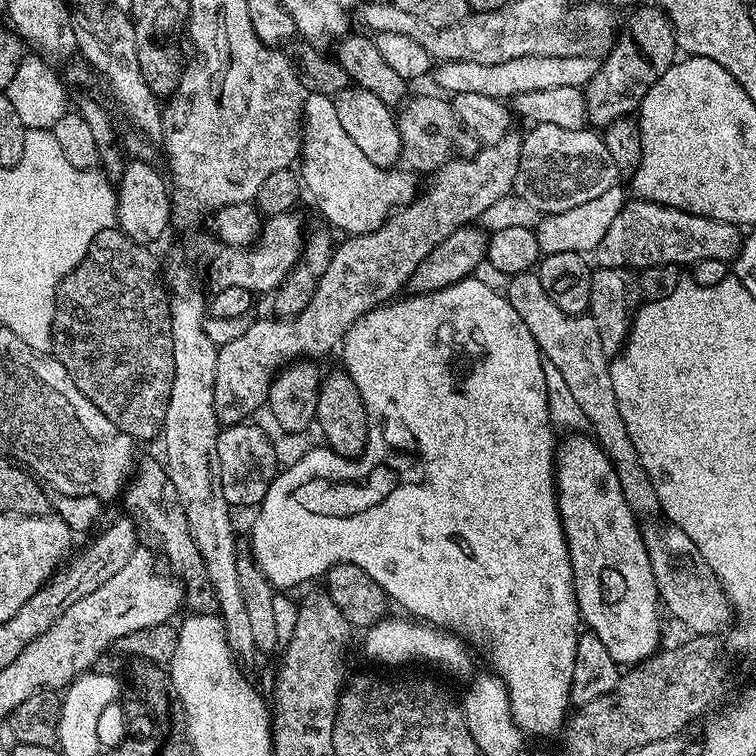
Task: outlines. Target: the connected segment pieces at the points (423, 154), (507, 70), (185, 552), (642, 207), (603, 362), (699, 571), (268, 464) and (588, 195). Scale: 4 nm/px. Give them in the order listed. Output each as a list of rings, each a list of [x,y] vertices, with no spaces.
[[[413,95],[405,99],[395,117],[398,134],[401,135],[399,163],[415,174],[434,173],[457,157],[473,156],[478,151],[476,137],[457,120],[451,103],[443,95],[435,95],[416,97]]]
[[[595,55],[571,56],[570,58],[510,58],[510,62],[470,62],[469,60],[445,60],[437,63],[434,77],[441,93],[444,94],[482,94],[487,98],[503,102],[511,101],[513,96],[530,90],[550,90],[550,86],[574,86],[583,89],[591,80],[598,67]]]
[[[146,460],[139,466],[128,488],[126,504],[145,547],[151,548],[153,553],[159,554],[162,558],[164,556],[171,566],[169,569],[181,580],[185,588],[187,605],[191,605],[191,609],[196,612],[207,609],[204,607],[208,604],[210,606],[214,597],[207,585],[205,564],[189,530],[184,507],[181,506],[174,484],[170,482],[168,471],[161,461]]]
[[[652,200],[632,201],[607,221],[602,242],[594,253],[601,268],[661,268],[663,264],[700,264],[703,260],[735,261],[740,255],[742,228],[698,214],[667,208]]]
[[[535,271],[520,272],[517,276],[511,277],[507,284],[506,295],[510,306],[514,306],[518,318],[522,318],[522,322],[526,322],[526,330],[530,330],[530,334],[534,334],[534,342],[539,346],[541,356],[545,360],[554,362],[554,366],[558,366],[562,378],[568,383],[570,391],[574,393],[574,399],[578,402],[578,410],[582,410],[587,427],[589,429],[592,427],[591,435],[610,458],[610,462],[618,474],[618,482],[622,485],[622,498],[626,502],[626,506],[630,506],[630,510],[637,518],[659,517],[661,511],[658,494],[638,458],[638,450],[634,450],[634,442],[630,442],[630,438],[626,434],[626,422],[622,422],[622,413],[618,411],[618,398],[614,398],[614,378],[612,377],[610,357],[602,346],[602,334],[598,334],[598,326],[594,326],[594,318],[590,314],[571,316],[558,310],[558,306],[554,306],[554,302],[550,302],[546,290],[542,290],[542,282]]]
[[[660,522],[649,523],[652,525],[643,529],[644,545],[648,548],[648,557],[650,566],[654,570],[654,582],[660,595],[660,603],[666,609],[667,615],[669,612],[678,623],[685,624],[689,628],[689,633],[698,636],[714,636],[723,633],[723,628],[728,623],[730,623],[729,625],[733,623],[734,613],[732,603],[728,601],[728,596],[722,590],[714,570],[710,570],[706,558],[702,558],[701,552],[698,551],[698,546],[694,546],[694,542],[690,542],[690,537],[678,525],[668,522],[663,528],[662,525],[656,523]]]
[[[256,422],[230,424],[219,429],[216,442],[218,466],[220,467],[222,494],[229,506],[259,505],[278,471],[276,448],[272,445],[271,438],[258,425],[252,423]]]
[[[537,124],[529,129],[528,133],[523,133],[520,145],[520,161],[514,189],[517,195],[530,202],[541,214],[571,210],[573,206],[582,206],[582,202],[609,195],[608,191],[615,186],[618,173],[614,166],[614,158],[610,158],[610,150],[606,150],[599,131],[584,128],[566,130],[562,126],[549,124]]]

